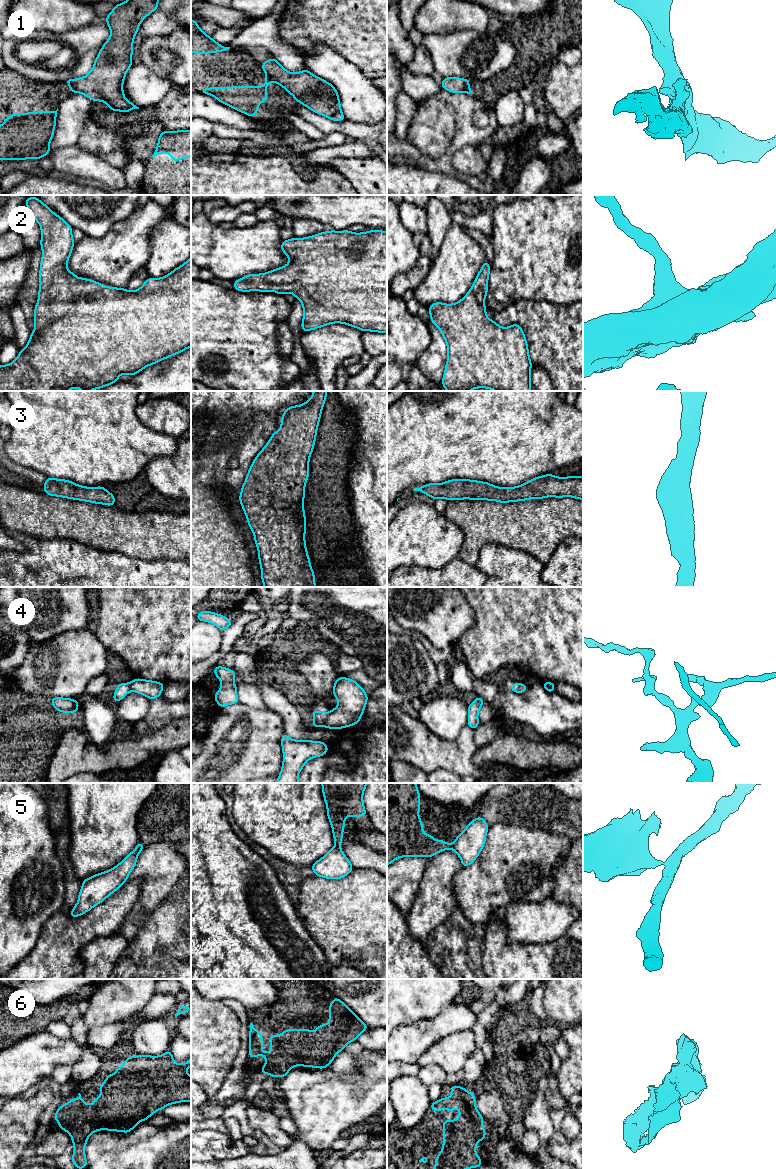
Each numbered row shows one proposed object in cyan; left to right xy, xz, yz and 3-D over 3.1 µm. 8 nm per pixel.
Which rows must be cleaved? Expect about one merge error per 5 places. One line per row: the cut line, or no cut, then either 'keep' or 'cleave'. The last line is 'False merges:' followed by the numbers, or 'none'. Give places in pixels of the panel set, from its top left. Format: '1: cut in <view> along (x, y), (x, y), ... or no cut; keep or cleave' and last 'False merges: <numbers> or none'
1: cut in xz along (267, 75), (272, 80); cleave
2: no cut; keep
3: no cut; keep
4: cut in xz along (328, 714), (324, 726); cleave
5: cut in xz along (335, 846), (339, 848); cleave
6: no cut; keep
False merges: 1, 4, 5

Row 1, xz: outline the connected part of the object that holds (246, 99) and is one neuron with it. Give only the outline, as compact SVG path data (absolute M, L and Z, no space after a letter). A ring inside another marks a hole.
M266 76L264 86L231 86L228 88L202 88L203 94L215 97L221 103L232 107L248 116L256 116L259 104L267 100L267 86L271 79Z

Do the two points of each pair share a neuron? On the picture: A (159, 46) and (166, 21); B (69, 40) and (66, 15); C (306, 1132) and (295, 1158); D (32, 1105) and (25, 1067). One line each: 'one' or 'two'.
A: two
B: two
C: two
D: two

